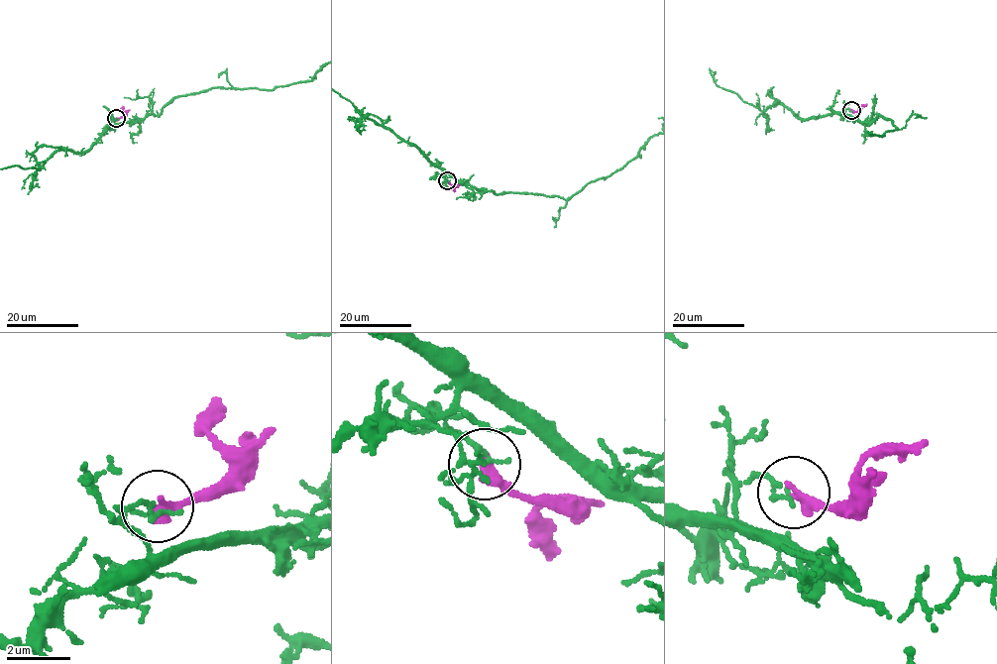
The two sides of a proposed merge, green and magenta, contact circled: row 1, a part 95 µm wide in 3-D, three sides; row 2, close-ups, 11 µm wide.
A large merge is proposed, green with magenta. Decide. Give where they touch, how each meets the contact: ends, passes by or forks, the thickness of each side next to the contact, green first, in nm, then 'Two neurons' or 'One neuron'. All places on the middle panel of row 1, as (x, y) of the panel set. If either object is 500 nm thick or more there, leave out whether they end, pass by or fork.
Place: (447, 180). At the ring green ends. At the ring magenta ends. Thickness 180 nm (green) against 380 nm. Two neurons

